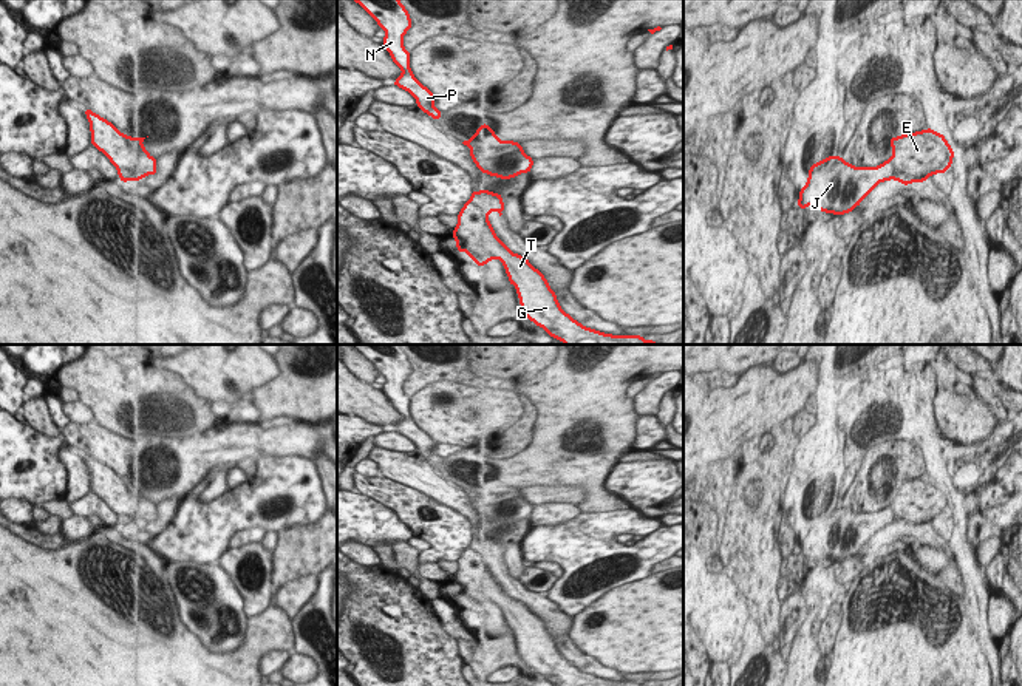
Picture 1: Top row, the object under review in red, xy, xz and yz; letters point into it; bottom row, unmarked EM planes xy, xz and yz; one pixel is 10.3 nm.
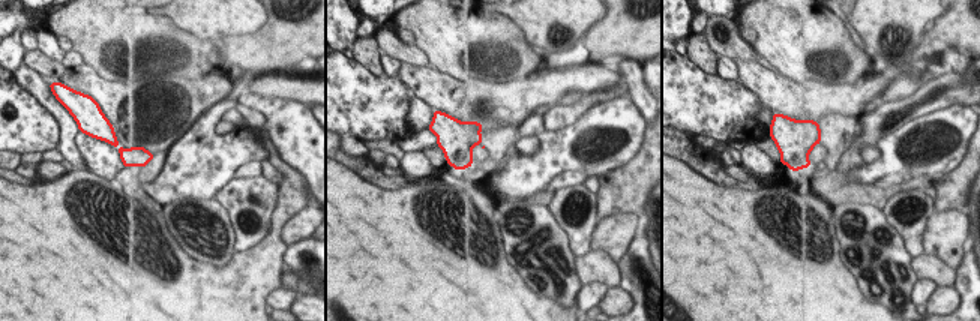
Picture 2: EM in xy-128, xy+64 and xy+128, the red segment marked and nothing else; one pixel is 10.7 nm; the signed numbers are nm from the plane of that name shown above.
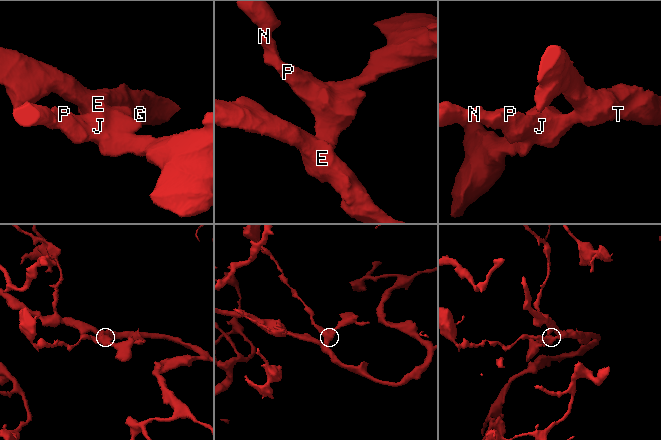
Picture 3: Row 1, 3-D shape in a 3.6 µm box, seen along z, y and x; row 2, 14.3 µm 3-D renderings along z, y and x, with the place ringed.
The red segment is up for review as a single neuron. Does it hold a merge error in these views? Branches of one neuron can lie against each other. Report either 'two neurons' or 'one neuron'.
two neurons

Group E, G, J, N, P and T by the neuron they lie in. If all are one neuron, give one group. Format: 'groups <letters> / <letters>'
groups E G T / J N P

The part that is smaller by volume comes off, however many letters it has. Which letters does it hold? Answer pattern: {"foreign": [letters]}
{"foreign": ["J", "N", "P"]}

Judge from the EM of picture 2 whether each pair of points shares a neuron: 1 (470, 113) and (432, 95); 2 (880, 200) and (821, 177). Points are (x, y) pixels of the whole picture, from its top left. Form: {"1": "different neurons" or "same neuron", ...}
{"1": "same neuron", "2": "same neuron"}

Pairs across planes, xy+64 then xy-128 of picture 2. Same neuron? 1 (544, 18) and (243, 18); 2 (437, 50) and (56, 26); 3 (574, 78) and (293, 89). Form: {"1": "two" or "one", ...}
{"1": "one", "2": "one", "3": "one"}

